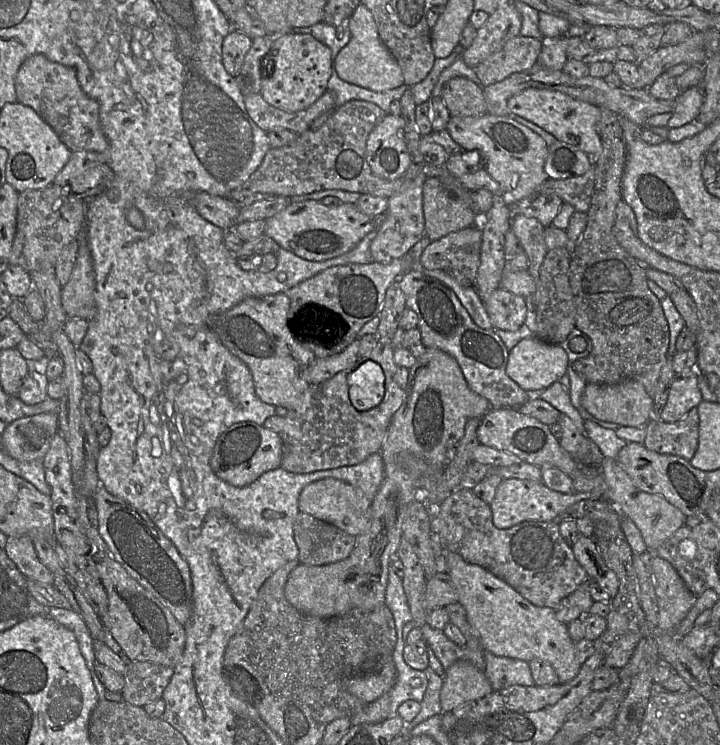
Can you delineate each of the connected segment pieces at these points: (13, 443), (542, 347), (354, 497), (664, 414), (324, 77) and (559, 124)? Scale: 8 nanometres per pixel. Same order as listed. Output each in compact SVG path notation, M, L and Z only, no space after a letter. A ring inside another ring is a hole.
M41 413L9 423L2 435L4 451L20 461L42 460L58 431L58 414Z
M530 337L510 350L506 373L522 389L535 395L560 381L567 368L568 355L561 345Z
M323 478L309 483L299 495L298 506L301 512L333 524L355 537L362 535L370 527L372 499L360 488L342 480Z
M697 369L685 370L676 375L671 383L667 401L660 411L661 420L679 421L703 401L697 375Z
M288 32L273 37L267 59L263 62L260 94L270 105L285 112L298 112L314 104L327 90L332 74L331 49L311 34Z
M527 88L509 99L508 109L509 113L536 124L556 137L557 140L576 146L593 160L602 152L602 143L596 126L604 111L597 106L559 91Z

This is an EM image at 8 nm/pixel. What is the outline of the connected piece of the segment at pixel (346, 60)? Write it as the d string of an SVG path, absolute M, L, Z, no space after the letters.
M359 4L349 17L350 41L341 49L334 61L338 76L350 83L375 92L391 90L404 85L402 70L389 49L381 41L371 11Z

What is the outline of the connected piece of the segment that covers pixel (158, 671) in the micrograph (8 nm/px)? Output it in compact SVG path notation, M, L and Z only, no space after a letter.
M129 661L124 675L122 697L125 702L143 707L162 698L174 674L174 667L151 662Z

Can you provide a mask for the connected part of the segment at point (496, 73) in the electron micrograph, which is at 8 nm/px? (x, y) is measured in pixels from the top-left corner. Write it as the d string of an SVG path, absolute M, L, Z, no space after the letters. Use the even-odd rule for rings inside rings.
M516 36L498 52L481 62L476 74L483 86L501 82L514 73L533 68L542 51L542 41L532 37Z

